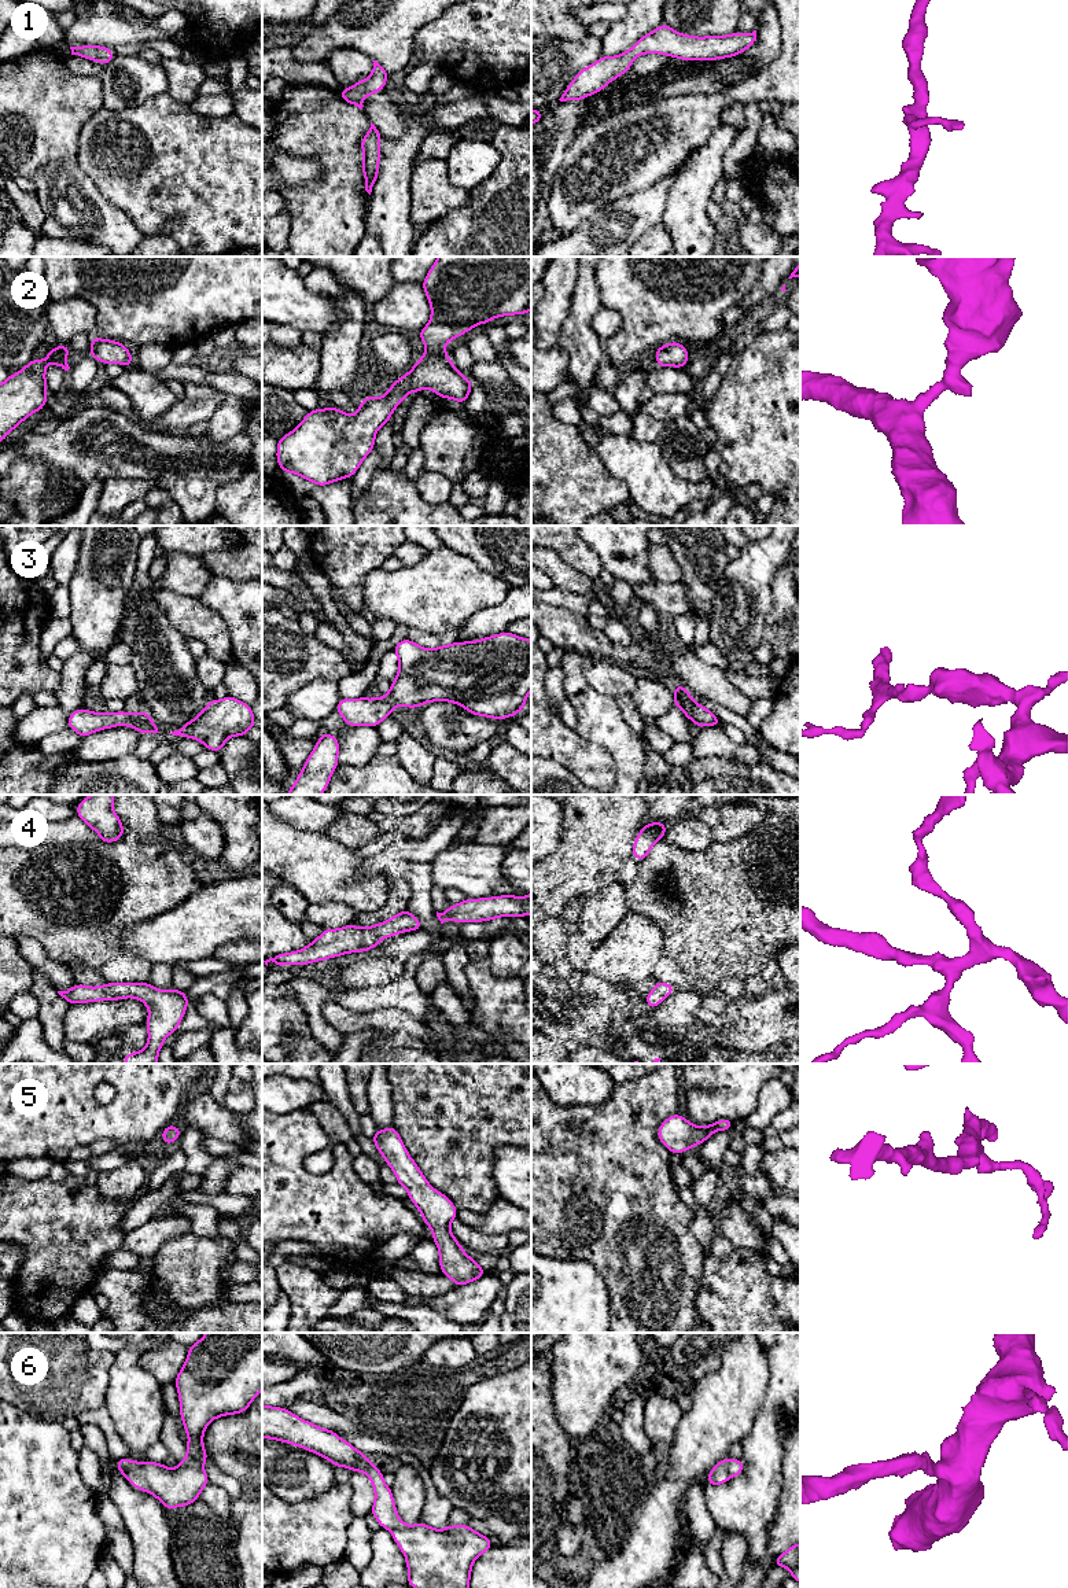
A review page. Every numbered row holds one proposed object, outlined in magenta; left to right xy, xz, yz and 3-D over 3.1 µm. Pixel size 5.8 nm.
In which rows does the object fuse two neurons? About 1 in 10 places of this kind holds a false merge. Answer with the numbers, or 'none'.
none

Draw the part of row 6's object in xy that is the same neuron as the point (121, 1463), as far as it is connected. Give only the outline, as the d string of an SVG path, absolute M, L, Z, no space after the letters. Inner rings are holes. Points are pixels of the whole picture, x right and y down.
M206 1333L203 1338L189 1345L188 1357L174 1383L184 1430L189 1438L185 1459L173 1470L150 1460L115 1459L118 1471L136 1489L154 1495L166 1510L194 1503L210 1482L203 1469L203 1463L209 1460L203 1447L207 1425L216 1418L244 1412L262 1390L262 1333Z

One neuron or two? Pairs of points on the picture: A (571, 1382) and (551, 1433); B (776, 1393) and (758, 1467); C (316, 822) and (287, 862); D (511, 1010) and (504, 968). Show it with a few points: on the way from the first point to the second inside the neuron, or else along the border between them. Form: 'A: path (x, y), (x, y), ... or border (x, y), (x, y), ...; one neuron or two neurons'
A: border (552, 1386), (556, 1418), (570, 1439); two neurons
B: path (769, 1411), (762, 1450); one neuron
C: border (280, 818), (301, 829), (321, 833); two neurons
D: border (488, 957), (492, 972), (496, 976), (516, 977); two neurons

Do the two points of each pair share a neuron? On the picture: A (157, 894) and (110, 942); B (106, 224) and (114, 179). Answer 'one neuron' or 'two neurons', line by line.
A: one neuron
B: two neurons

